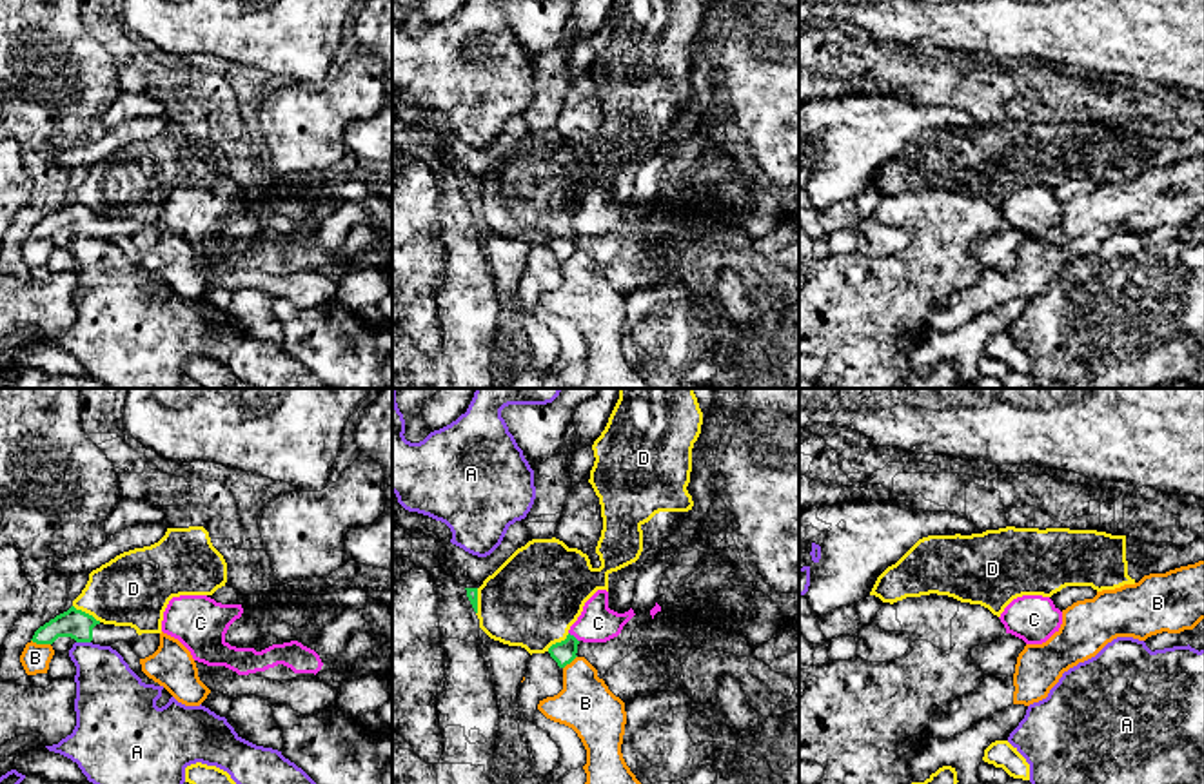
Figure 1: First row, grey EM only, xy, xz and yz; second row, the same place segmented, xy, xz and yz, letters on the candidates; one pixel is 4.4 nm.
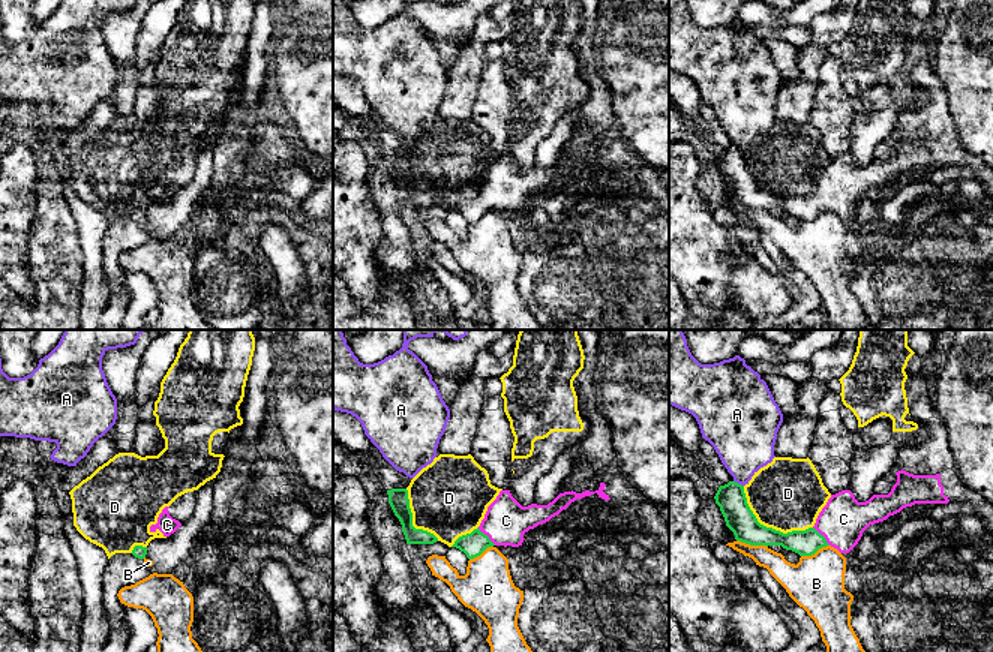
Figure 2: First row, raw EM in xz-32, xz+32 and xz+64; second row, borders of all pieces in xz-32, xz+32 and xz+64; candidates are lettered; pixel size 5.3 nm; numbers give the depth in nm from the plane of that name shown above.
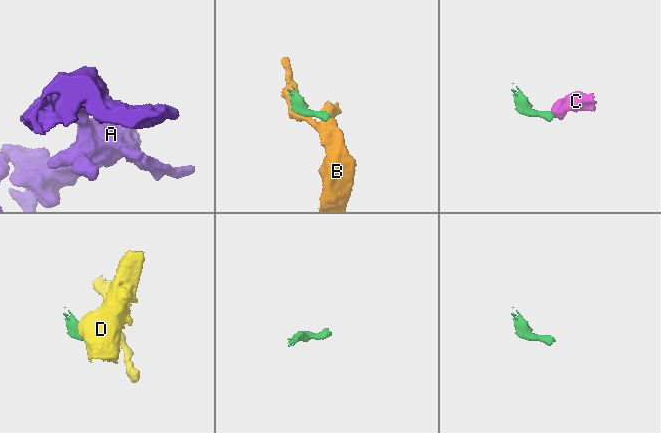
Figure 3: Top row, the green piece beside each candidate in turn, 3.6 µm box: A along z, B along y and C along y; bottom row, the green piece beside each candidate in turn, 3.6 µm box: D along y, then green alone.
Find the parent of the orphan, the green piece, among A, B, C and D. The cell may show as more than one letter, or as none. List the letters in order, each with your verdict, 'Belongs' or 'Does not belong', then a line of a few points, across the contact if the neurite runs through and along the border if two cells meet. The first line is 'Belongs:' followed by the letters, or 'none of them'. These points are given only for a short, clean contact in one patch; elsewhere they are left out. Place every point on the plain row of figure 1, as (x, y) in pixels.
Belongs: C
A: Does not belong. Line: xy (77, 235), (89, 236)
B: Does not belong
C: Belongs. Line: xz (563, 245), (574, 231), (583, 222), (598, 216)
D: Does not belong

